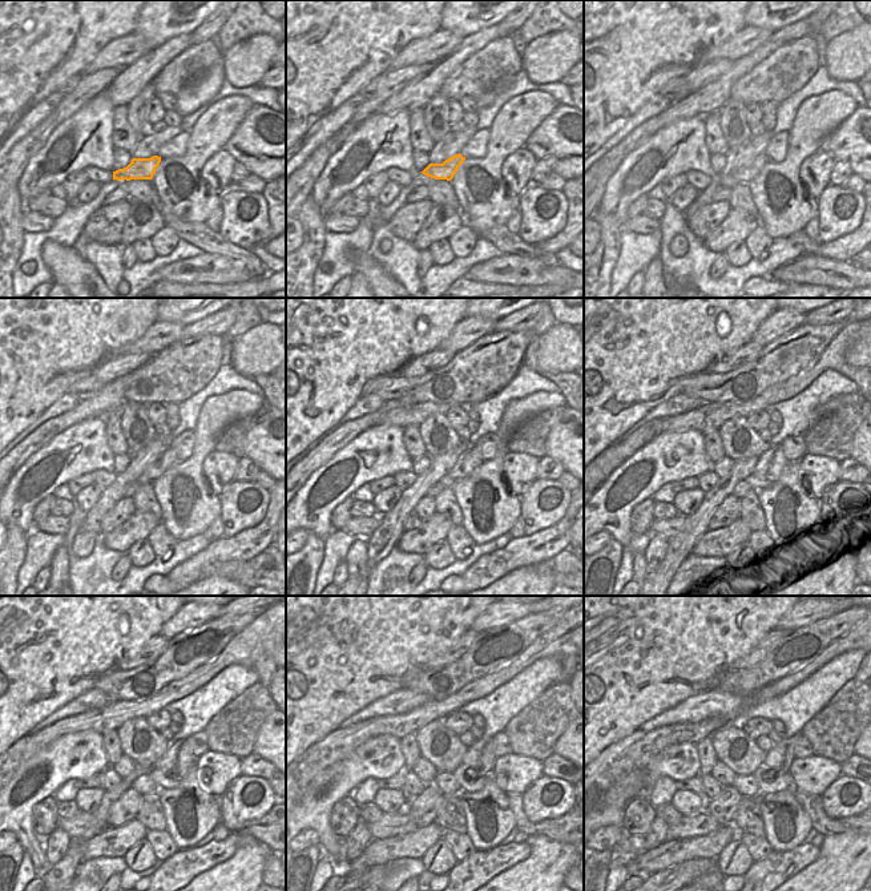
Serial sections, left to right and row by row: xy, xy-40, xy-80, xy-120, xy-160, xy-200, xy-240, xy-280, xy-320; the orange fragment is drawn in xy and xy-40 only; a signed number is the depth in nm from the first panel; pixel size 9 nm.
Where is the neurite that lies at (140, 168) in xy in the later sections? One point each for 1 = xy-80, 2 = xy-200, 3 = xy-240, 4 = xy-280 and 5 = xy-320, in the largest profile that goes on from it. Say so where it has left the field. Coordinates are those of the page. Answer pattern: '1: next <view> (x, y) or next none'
1: next xy-80 (744, 176)
2: next xy-200 (773, 458)
3: next xy-240 (178, 754)
4: next xy-280 (479, 754)
5: next xy-320 (781, 756)

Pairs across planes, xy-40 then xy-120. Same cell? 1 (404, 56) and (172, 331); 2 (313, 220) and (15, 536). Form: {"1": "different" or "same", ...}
{"1": "same", "2": "same"}

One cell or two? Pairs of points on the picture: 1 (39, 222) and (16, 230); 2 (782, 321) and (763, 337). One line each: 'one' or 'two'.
1: two
2: one

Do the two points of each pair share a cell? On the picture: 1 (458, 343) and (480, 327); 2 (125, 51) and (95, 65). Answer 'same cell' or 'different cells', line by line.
1: same cell
2: same cell

